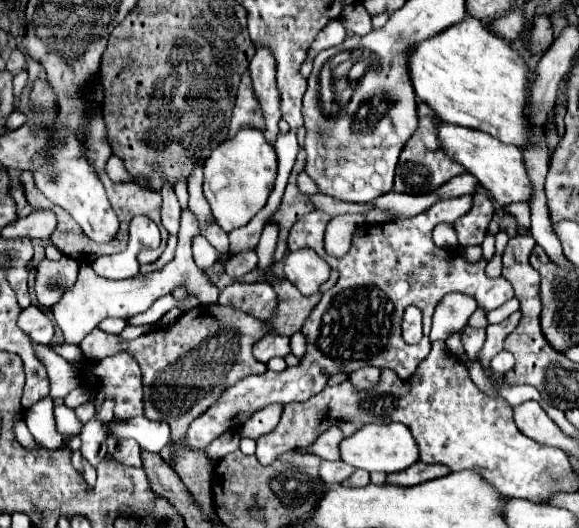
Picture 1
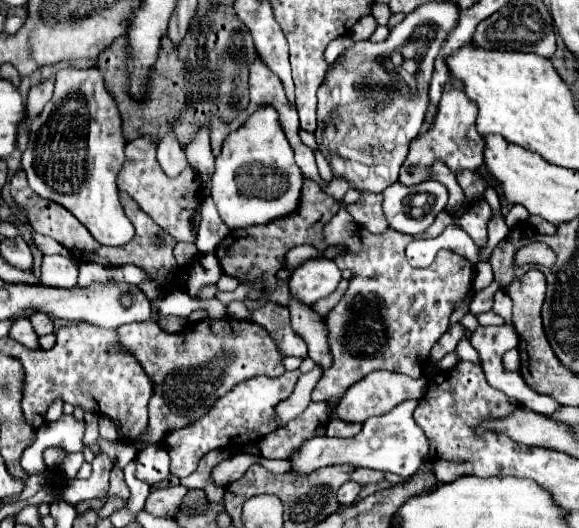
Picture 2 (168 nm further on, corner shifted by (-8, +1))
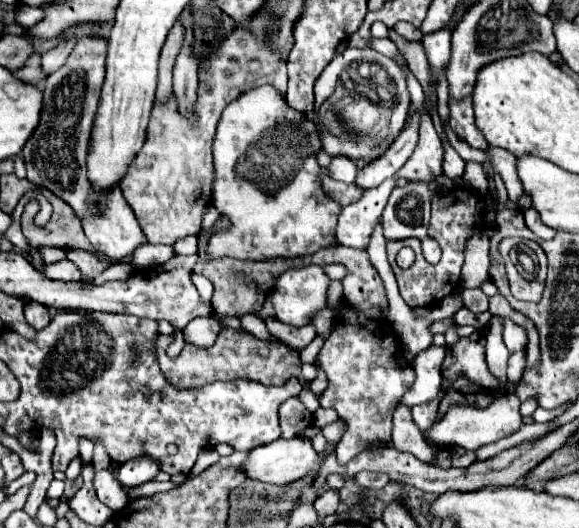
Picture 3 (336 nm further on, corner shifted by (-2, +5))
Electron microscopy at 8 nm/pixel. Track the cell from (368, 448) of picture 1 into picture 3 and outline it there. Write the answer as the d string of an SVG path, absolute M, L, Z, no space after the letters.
M298 436L298 438L292 438L292 440L278 438L270 444L254 448L250 452L246 464L244 464L244 470L246 470L248 478L254 478L254 480L262 480L262 482L268 482L268 484L290 484L290 482L302 480L304 476L308 476L308 472L314 466L320 466L320 464L322 464L322 454L314 450L314 446L308 438Z

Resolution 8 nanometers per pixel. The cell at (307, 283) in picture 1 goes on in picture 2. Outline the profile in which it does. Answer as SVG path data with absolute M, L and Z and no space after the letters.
M308 260L298 266L288 280L290 294L304 306L312 306L316 300L332 294L340 282L340 270L332 260Z

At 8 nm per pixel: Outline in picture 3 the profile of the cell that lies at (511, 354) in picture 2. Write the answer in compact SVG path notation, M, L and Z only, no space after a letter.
M494 316L488 324L488 344L486 344L486 360L488 368L494 376L500 380L506 378L506 366L508 366L508 348L502 342L502 322L498 316Z

